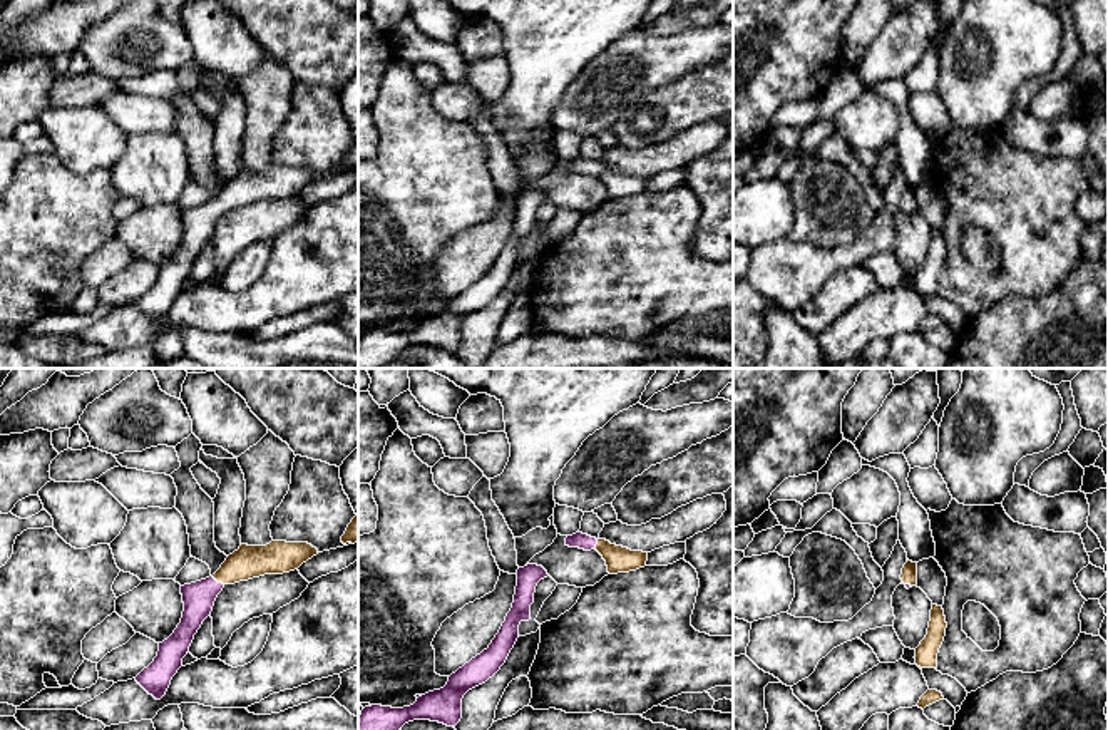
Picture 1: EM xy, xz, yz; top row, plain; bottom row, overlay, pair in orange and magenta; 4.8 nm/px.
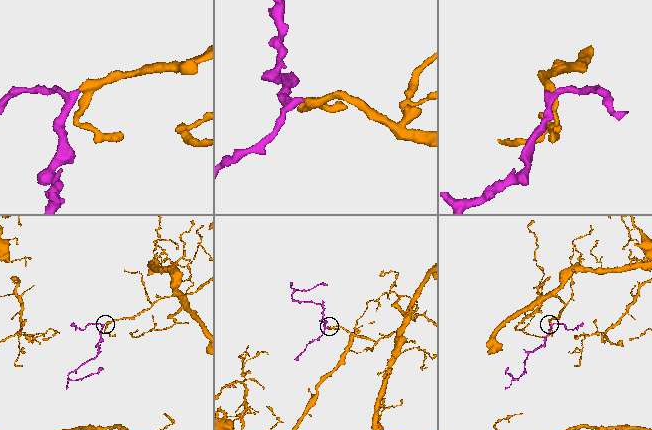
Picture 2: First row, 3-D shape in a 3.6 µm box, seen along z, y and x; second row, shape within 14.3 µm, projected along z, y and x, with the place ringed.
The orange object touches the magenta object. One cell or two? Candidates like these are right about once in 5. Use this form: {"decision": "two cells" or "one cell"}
{"decision": "one cell"}

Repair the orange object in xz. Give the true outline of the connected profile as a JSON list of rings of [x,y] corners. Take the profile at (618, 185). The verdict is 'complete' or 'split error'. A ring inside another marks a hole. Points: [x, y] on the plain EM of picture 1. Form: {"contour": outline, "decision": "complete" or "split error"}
{"contour": [[[582,157],[567,161],[566,171],[584,176],[596,174],[606,186],[609,199],[636,196],[644,193],[648,186],[648,177],[631,176],[628,172],[611,169],[606,164],[596,164]]], "decision": "split error"}

